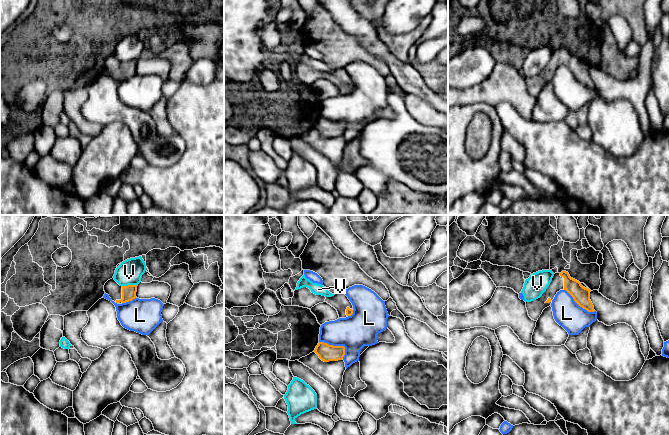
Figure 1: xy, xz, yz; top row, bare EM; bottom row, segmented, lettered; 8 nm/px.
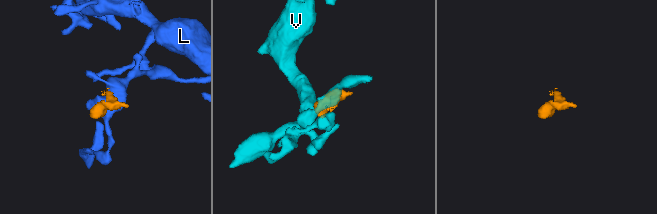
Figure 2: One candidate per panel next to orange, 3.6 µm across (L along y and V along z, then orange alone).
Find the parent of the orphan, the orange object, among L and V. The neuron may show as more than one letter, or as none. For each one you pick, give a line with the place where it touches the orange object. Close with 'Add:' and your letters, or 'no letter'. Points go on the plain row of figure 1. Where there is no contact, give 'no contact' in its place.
Add: no letter

